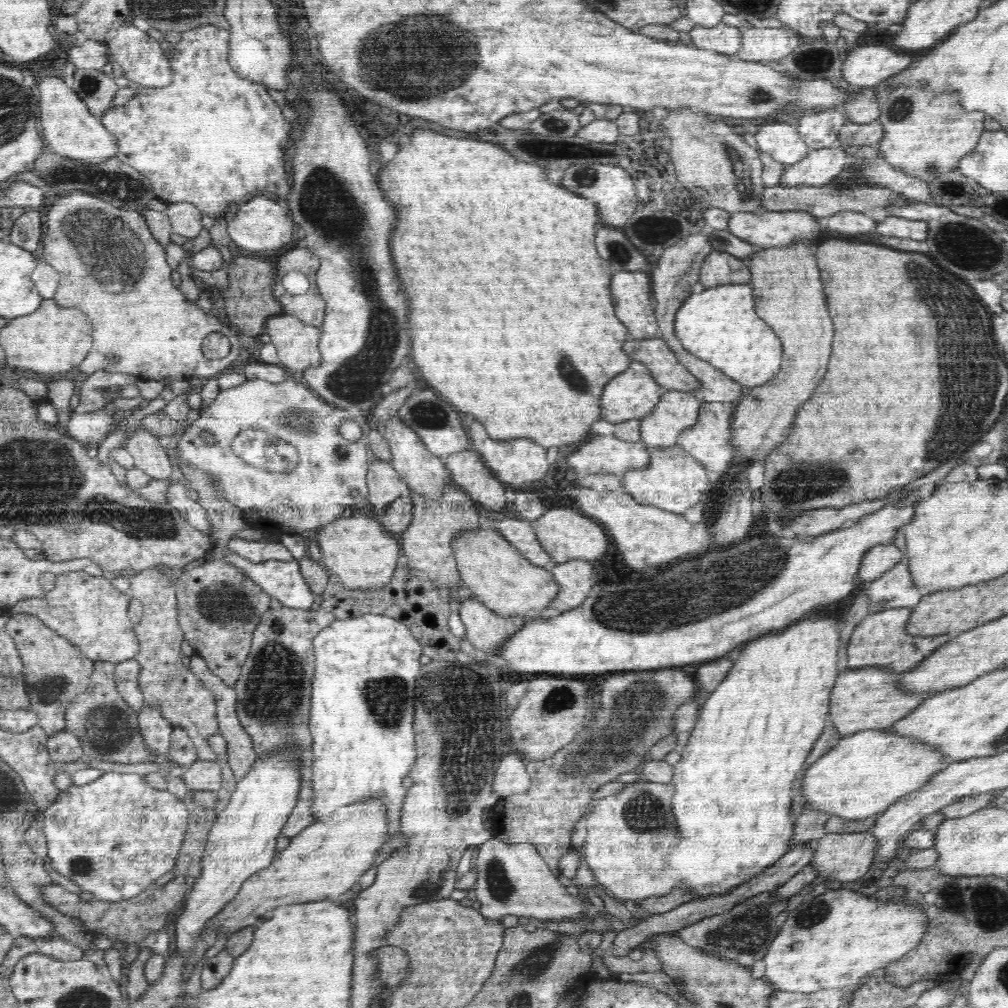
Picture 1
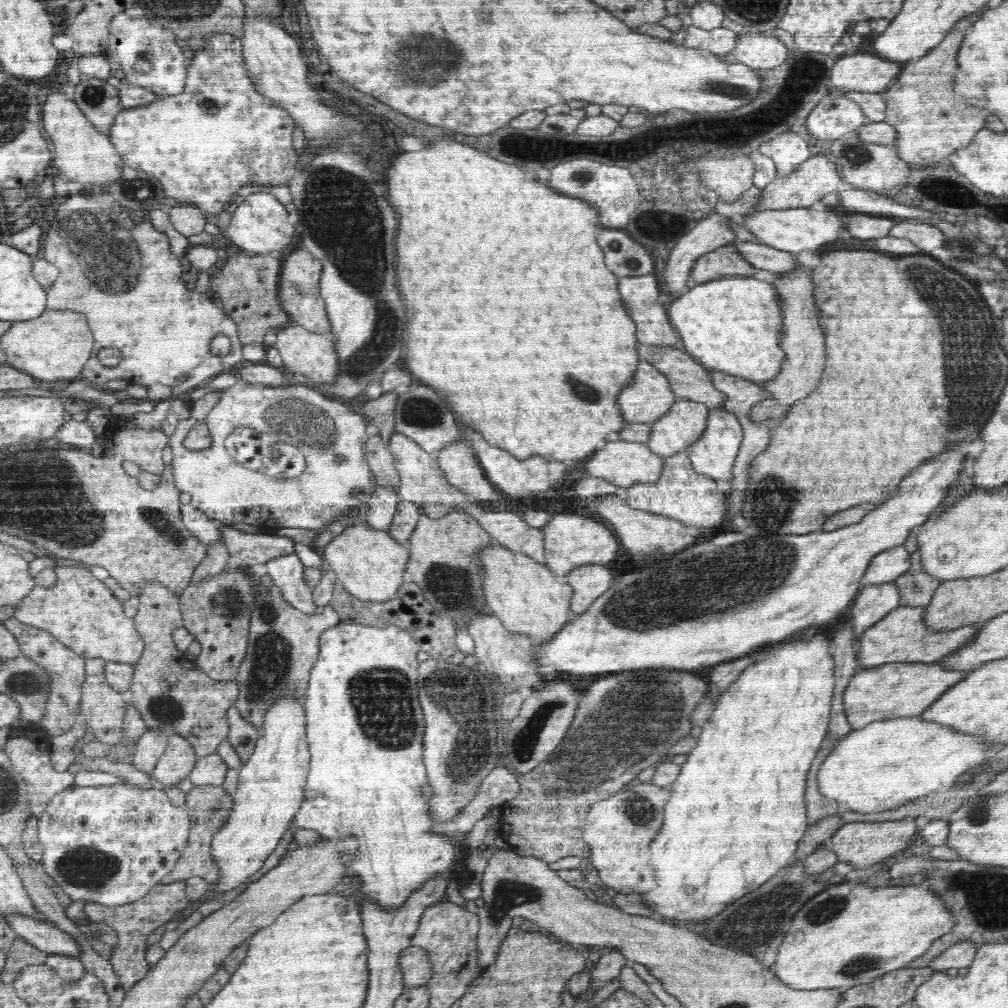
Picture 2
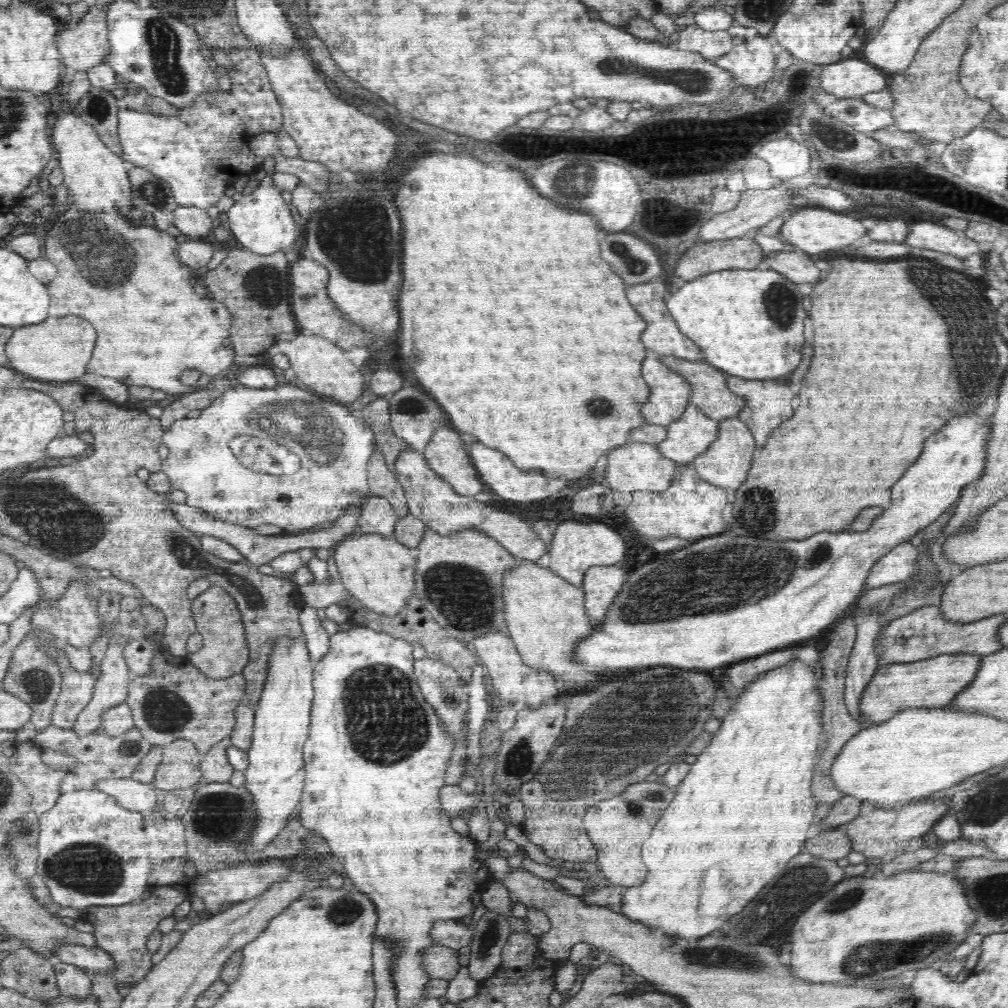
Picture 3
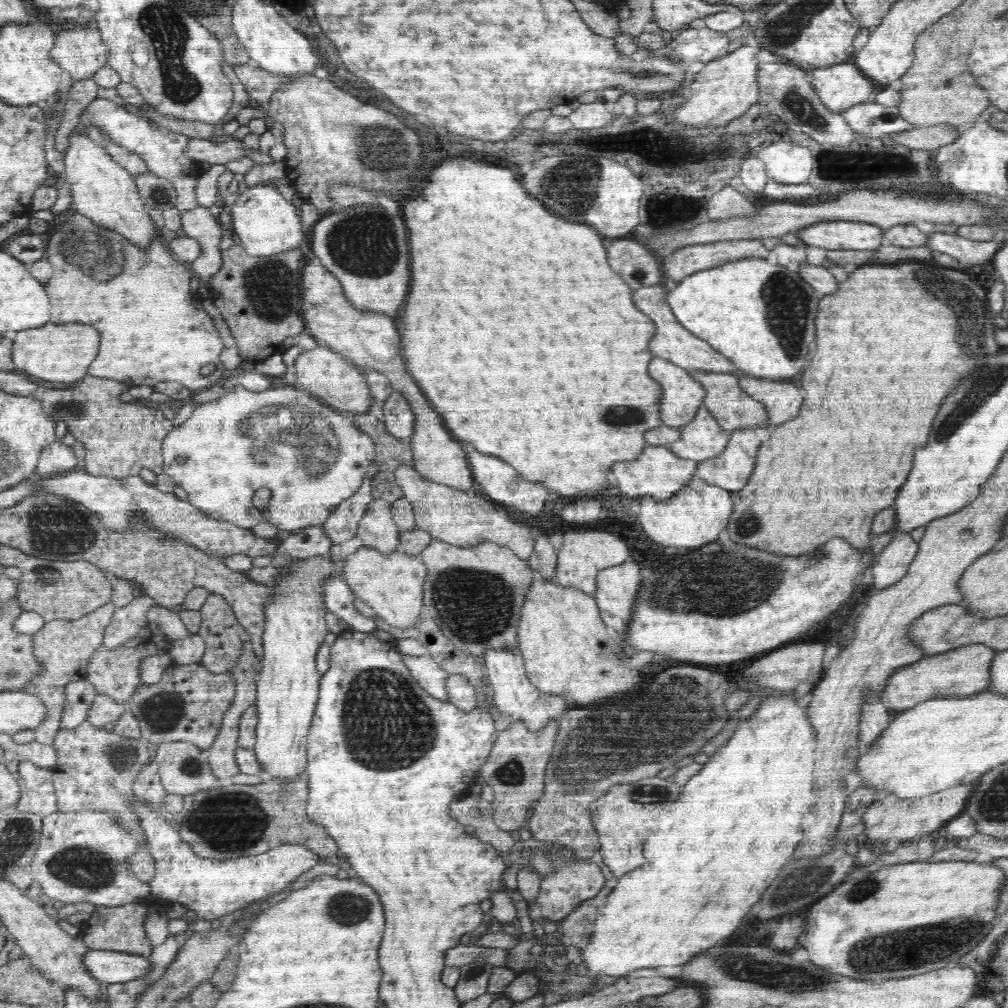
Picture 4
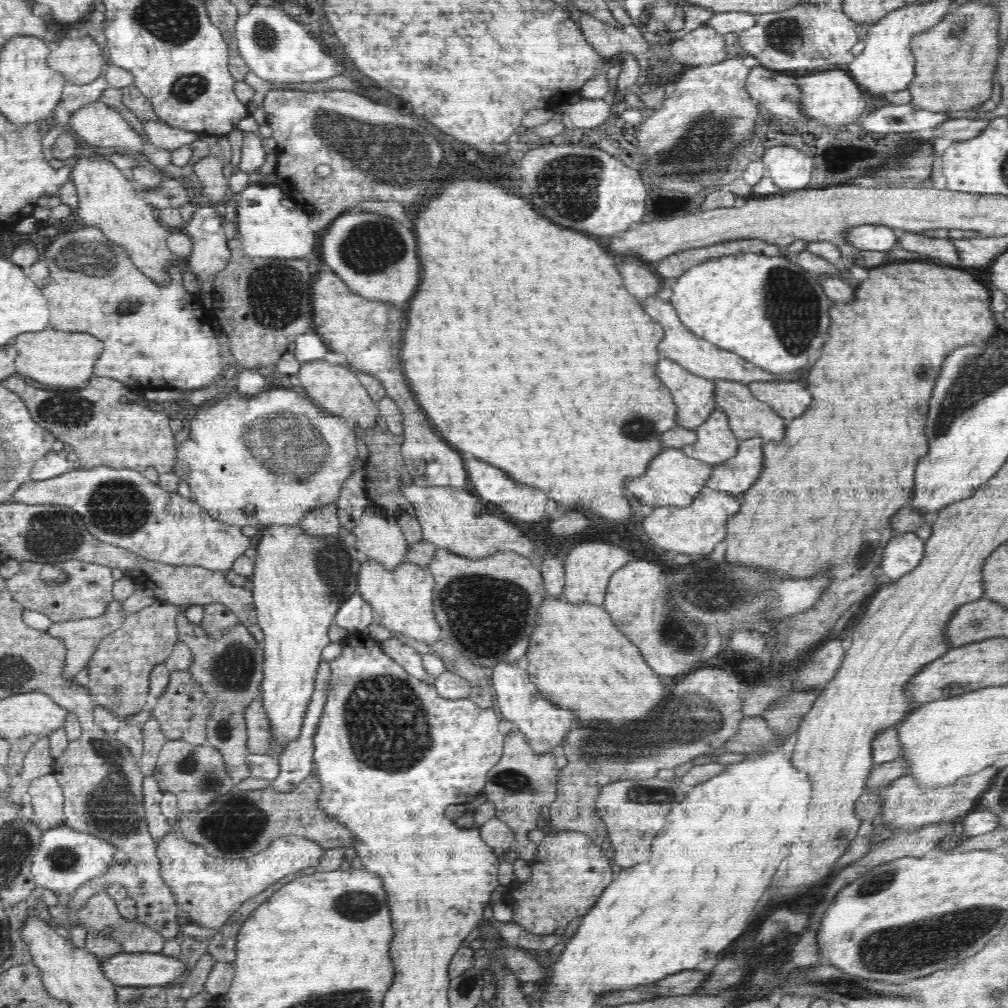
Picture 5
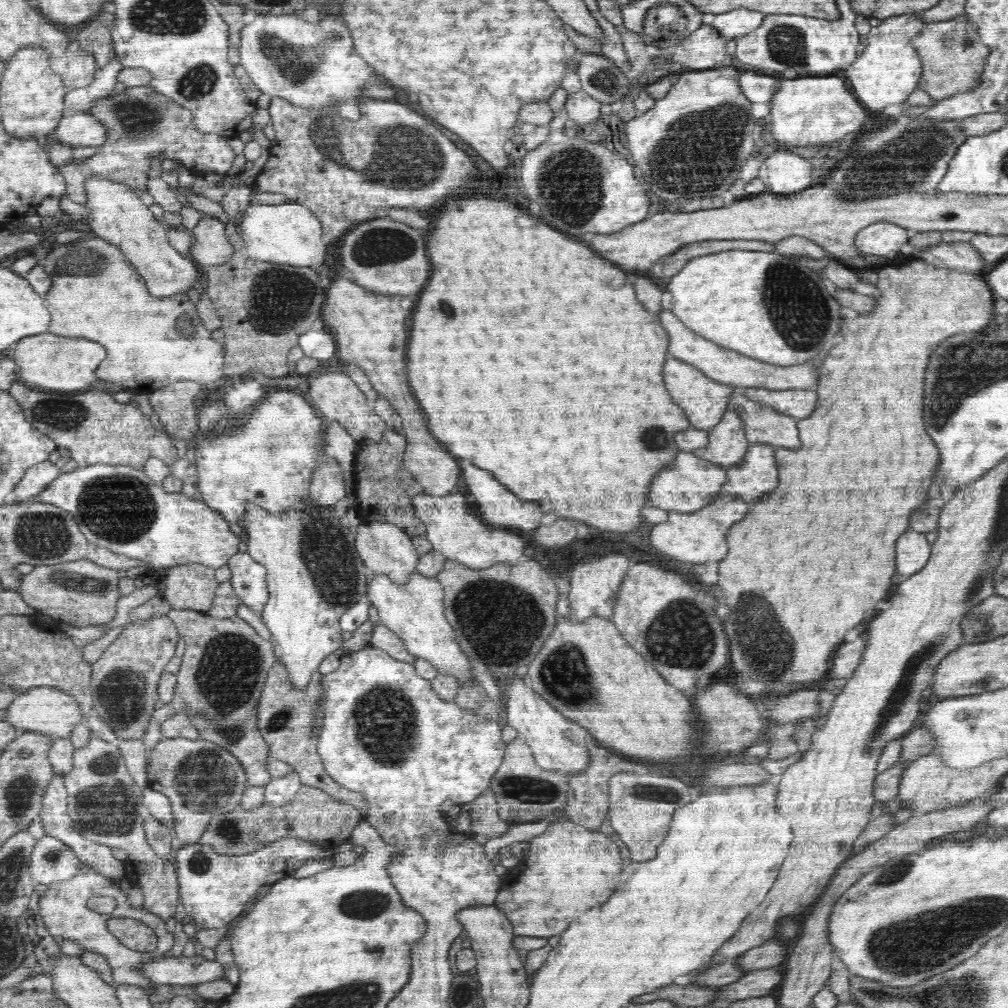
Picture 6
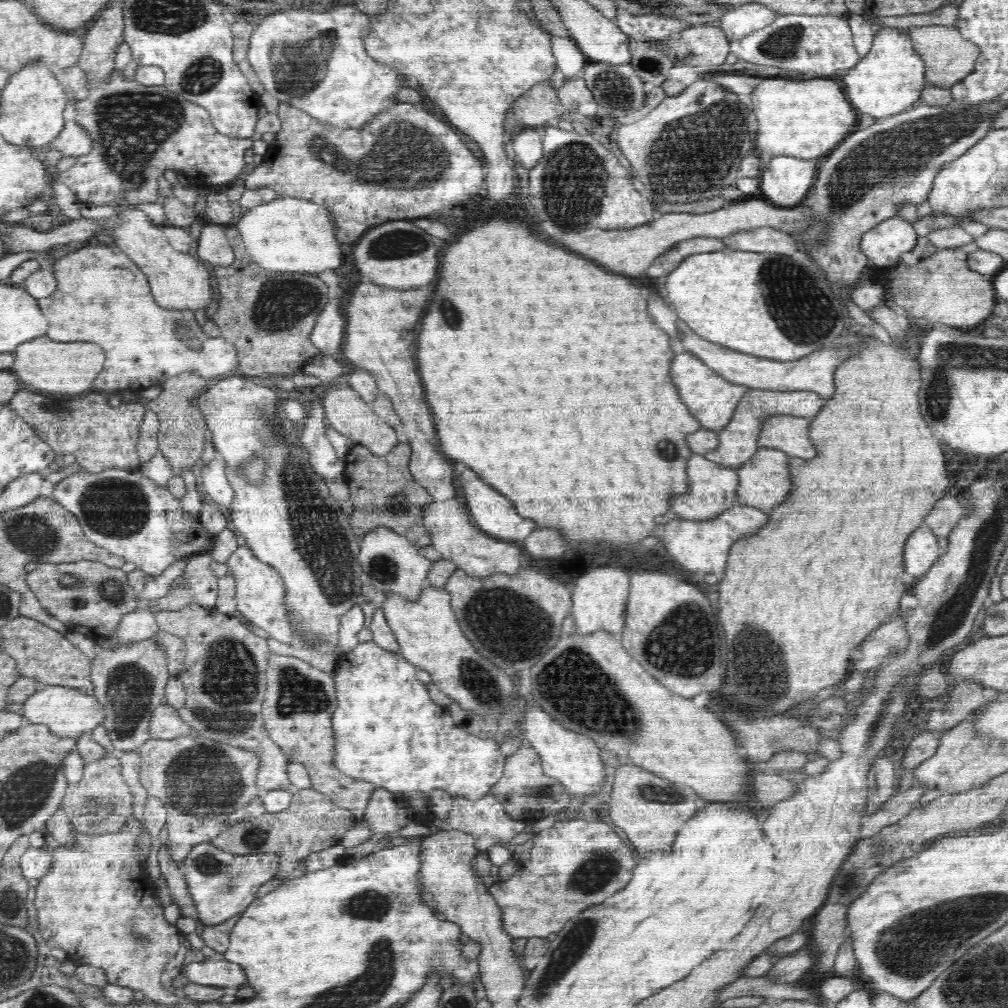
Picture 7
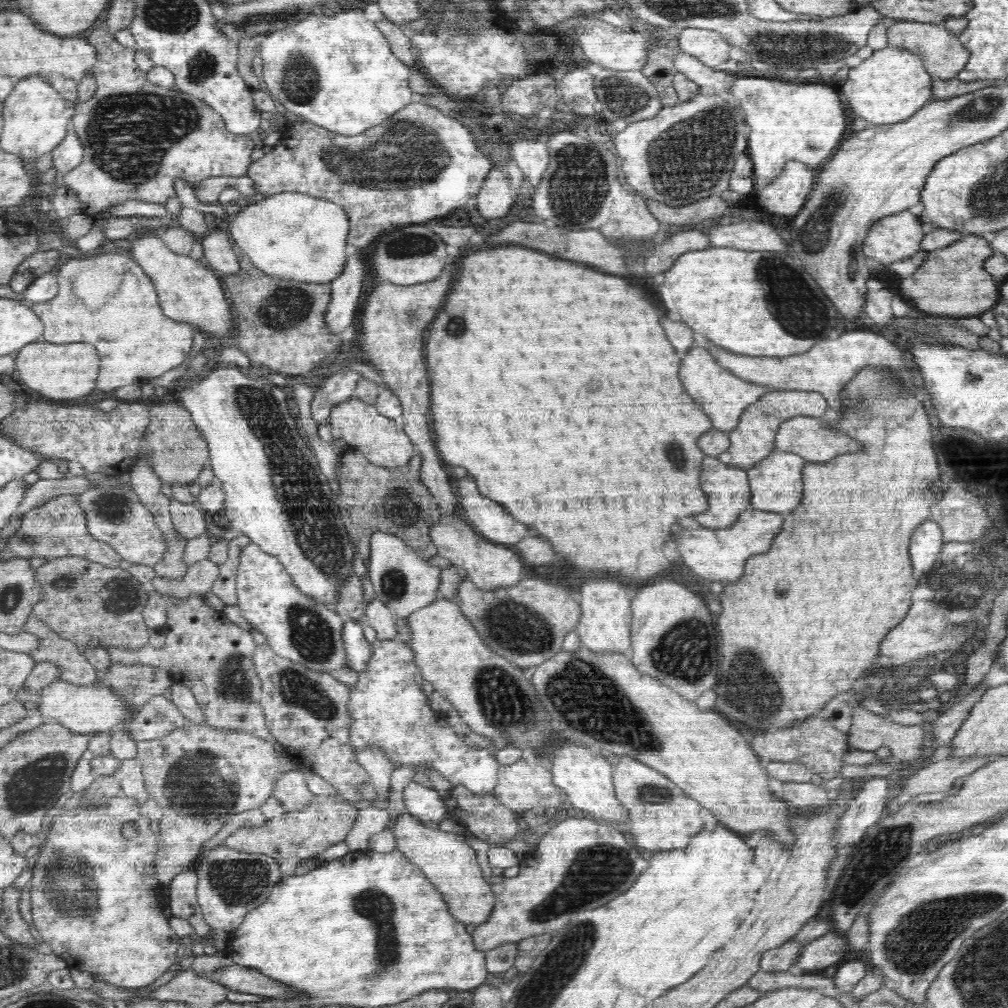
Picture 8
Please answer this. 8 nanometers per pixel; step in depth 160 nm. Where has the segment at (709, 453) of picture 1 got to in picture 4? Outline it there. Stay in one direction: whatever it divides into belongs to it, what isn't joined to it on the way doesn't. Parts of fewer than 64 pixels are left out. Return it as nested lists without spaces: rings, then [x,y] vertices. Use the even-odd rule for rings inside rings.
[[[738,429],[730,433],[728,444],[718,456],[698,463],[694,478],[732,493],[746,486],[763,442],[754,429]]]

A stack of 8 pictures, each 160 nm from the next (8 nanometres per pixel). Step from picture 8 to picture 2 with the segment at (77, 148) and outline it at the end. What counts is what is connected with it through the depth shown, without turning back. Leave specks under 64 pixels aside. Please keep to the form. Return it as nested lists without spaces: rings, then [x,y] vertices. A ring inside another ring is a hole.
[[[212,33],[204,38],[204,46],[200,50],[196,50],[194,58],[189,62],[185,78],[184,90],[174,96],[158,97],[152,103],[148,103],[136,108],[124,109],[116,115],[113,126],[110,126],[109,139],[112,141],[116,151],[122,157],[126,166],[143,170],[154,176],[162,184],[164,194],[168,198],[174,198],[177,204],[192,204],[203,210],[210,218],[220,210],[227,207],[228,203],[236,195],[236,191],[242,186],[252,184],[268,184],[270,186],[282,186],[282,184],[290,184],[293,176],[297,173],[296,162],[299,155],[294,151],[292,143],[292,134],[295,128],[295,120],[290,116],[288,111],[276,105],[268,97],[260,94],[254,86],[253,80],[248,76],[244,67],[244,57],[242,57],[241,39],[234,37],[232,34]]]

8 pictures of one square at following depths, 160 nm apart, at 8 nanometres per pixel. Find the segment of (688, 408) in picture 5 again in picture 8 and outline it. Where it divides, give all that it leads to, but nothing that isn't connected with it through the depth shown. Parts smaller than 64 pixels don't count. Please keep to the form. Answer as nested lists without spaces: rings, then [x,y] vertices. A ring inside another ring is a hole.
[[[693,346],[682,357],[680,366],[680,380],[684,384],[687,393],[699,404],[710,417],[713,428],[720,431],[734,430],[742,411],[754,404],[762,395],[775,390],[770,386],[762,386],[738,378],[729,370],[721,368],[716,359],[702,346]]]

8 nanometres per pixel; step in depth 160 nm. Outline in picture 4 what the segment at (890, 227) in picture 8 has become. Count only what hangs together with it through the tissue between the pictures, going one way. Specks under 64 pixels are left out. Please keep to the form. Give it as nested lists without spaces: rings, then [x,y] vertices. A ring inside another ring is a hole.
[[[831,220],[797,230],[806,246],[826,250],[874,250],[881,246],[883,228],[868,222]]]

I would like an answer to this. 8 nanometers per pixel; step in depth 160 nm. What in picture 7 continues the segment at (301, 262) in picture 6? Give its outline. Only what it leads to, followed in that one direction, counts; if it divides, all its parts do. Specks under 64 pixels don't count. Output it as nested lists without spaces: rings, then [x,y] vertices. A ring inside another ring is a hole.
[[[279,196],[244,210],[233,225],[238,229],[250,258],[265,270],[314,274],[314,270],[338,268],[342,262],[342,250],[334,234],[335,220],[325,206],[311,200]]]

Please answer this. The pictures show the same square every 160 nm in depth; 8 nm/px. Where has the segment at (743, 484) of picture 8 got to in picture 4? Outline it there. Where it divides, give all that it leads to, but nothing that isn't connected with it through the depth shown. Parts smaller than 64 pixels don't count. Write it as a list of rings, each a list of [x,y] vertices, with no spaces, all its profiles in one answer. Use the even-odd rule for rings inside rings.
[[[646,445],[646,448],[632,462],[617,462],[612,466],[612,474],[618,483],[622,495],[633,499],[648,496],[657,502],[666,502],[674,494],[678,494],[680,489],[688,486],[688,482],[694,478],[694,471],[698,468],[698,462],[684,460],[676,456],[668,446]]]

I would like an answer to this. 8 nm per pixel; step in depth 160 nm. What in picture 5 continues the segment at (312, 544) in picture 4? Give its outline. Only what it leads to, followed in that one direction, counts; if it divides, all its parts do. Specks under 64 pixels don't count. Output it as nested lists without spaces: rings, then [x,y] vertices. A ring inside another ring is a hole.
[[[338,502],[323,505],[308,512],[299,523],[299,526],[302,527],[302,531],[304,531],[306,535],[316,537],[316,539],[332,539],[338,536],[341,528],[339,526],[336,504],[338,504]]]

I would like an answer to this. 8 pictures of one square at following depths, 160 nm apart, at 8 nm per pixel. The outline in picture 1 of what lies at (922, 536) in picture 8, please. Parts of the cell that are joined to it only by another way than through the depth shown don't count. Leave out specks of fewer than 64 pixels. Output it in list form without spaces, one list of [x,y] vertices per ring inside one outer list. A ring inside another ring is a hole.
[[[880,544],[867,550],[862,557],[857,578],[866,582],[873,582],[880,578],[884,572],[889,571],[895,564],[906,559],[905,551],[894,544]]]

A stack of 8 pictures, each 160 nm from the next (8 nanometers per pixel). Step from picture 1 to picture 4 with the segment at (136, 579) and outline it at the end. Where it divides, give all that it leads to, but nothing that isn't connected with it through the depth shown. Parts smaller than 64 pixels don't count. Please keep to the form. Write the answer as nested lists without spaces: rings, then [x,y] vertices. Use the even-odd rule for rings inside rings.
[[[170,664],[156,685],[144,685],[131,694],[128,706],[138,721],[141,739],[160,746],[164,742],[188,741],[208,751],[222,726],[226,710],[234,702],[236,679],[230,673],[214,674],[201,664]]]

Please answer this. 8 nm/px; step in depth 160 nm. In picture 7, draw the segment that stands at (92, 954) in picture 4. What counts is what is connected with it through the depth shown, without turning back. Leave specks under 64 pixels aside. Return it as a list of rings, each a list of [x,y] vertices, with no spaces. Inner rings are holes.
[[[205,958],[199,962],[186,965],[184,978],[188,983],[208,987],[222,987],[228,991],[235,991],[248,985],[244,969],[239,965],[226,961],[215,961]]]

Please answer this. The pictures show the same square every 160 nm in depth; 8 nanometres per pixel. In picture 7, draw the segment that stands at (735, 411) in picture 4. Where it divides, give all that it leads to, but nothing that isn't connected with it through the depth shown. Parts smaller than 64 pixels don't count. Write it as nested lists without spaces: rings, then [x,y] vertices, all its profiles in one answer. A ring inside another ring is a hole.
[[[792,415],[766,417],[761,424],[757,445],[780,449],[789,457],[810,460],[816,454],[809,439],[810,421],[811,418]]]

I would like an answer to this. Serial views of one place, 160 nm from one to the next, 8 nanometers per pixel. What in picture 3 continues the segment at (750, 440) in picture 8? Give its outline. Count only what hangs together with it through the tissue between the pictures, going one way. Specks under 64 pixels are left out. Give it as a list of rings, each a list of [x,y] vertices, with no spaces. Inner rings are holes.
[[[728,375],[726,386],[736,395],[745,400],[745,407],[740,409],[738,418],[747,424],[755,438],[756,450],[761,449],[770,433],[779,425],[790,418],[794,412],[792,401],[799,394],[798,384],[786,384],[785,382],[768,379],[768,380],[750,380],[740,378],[734,375]],[[688,403],[680,418],[667,426],[667,437],[655,447],[676,463],[692,462],[716,439],[719,423]]]

